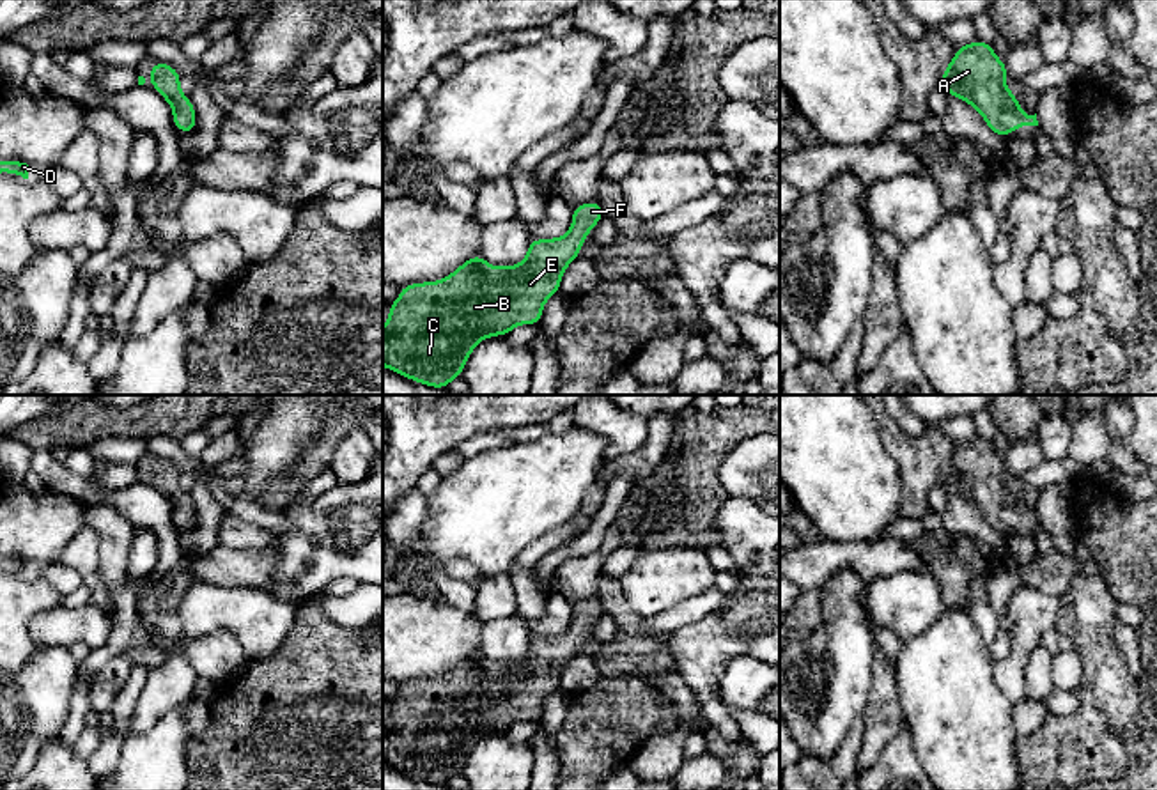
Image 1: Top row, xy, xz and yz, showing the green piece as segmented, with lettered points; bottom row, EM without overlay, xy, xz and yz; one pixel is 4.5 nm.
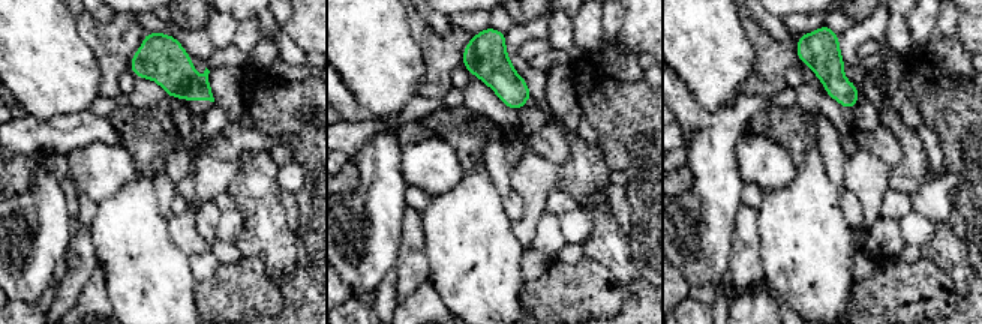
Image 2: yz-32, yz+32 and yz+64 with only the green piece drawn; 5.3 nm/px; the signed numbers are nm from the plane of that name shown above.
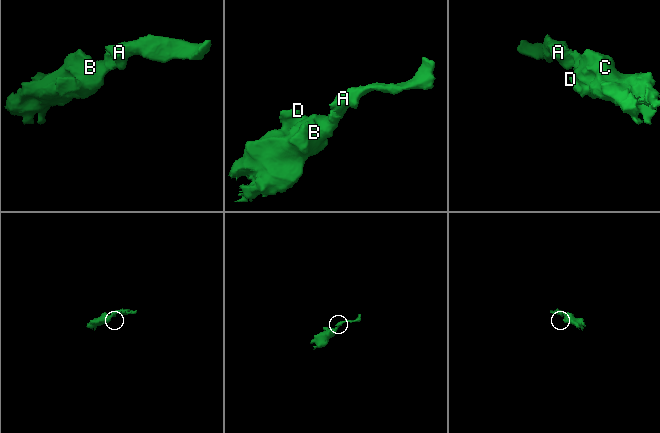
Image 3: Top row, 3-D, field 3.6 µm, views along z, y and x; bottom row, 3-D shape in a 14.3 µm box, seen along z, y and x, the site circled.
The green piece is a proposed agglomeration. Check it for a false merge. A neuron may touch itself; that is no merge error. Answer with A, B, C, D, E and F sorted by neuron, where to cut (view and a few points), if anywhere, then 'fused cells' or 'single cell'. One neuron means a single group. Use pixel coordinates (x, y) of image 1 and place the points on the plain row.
A B C D E F; no cut; single cell

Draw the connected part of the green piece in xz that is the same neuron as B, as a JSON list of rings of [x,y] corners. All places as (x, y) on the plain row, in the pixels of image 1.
[[[599,597],[578,602],[572,625],[563,634],[533,636],[519,662],[491,662],[475,652],[439,678],[402,684],[383,724],[383,762],[446,785],[482,735],[540,719],[542,701],[560,687],[565,664],[601,615]]]

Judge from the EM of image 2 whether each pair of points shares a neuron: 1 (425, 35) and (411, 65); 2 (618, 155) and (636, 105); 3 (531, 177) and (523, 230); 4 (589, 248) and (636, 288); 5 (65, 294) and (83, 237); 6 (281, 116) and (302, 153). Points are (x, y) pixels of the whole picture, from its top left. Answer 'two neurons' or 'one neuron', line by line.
1: two neurons
2: one neuron
3: one neuron
4: one neuron
5: one neuron
6: one neuron

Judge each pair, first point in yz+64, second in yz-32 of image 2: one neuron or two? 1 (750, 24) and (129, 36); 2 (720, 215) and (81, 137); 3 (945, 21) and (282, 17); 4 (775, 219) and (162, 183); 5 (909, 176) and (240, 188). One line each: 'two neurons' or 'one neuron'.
1: one neuron
2: two neurons
3: one neuron
4: two neurons
5: one neuron

